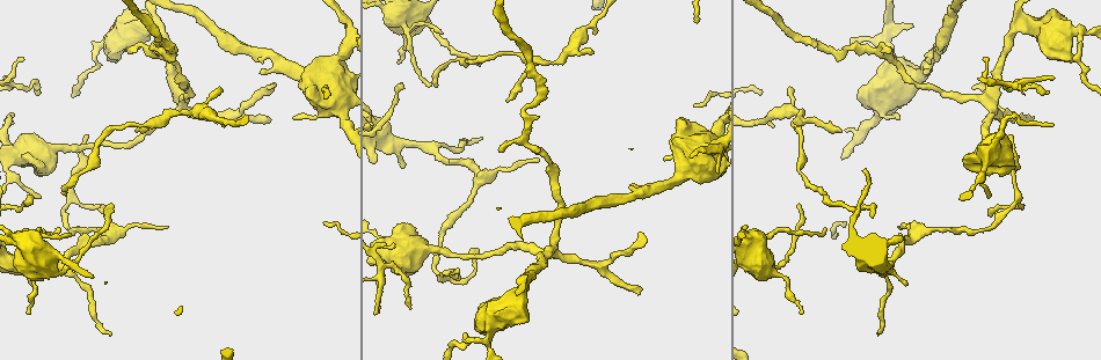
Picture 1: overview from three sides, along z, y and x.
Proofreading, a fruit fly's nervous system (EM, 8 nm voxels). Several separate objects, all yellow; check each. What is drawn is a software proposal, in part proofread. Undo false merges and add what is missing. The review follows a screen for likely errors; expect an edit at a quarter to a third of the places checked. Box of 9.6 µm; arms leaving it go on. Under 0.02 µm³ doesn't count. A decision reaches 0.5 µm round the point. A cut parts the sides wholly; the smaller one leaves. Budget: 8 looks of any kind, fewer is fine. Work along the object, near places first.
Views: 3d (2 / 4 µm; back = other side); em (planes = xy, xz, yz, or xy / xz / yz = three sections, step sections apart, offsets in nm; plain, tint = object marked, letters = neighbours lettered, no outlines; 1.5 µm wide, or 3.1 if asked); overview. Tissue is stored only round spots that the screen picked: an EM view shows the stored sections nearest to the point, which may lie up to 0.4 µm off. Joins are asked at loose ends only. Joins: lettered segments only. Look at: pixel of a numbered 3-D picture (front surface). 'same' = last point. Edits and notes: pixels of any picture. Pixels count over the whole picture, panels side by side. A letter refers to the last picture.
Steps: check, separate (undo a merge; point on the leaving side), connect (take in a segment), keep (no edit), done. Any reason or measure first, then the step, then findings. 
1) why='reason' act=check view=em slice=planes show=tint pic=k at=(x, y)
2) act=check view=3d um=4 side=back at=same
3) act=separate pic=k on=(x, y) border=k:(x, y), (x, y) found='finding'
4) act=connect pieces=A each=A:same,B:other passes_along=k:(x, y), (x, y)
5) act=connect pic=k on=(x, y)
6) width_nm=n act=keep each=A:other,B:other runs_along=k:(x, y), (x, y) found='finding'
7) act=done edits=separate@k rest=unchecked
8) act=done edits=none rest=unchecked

why='tapers out' act=check view=3d um=4 pic=1 at=(639, 234)

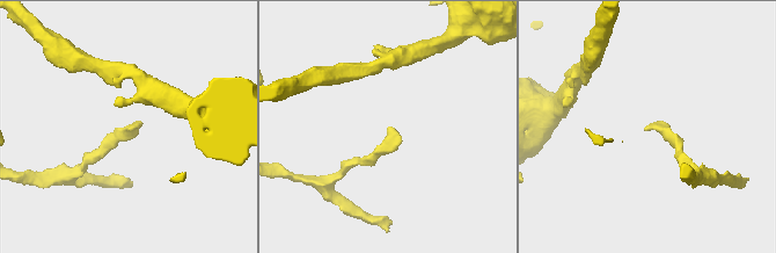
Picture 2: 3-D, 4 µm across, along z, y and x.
act=check view=em slice=planes show=letters pic=2 at=(125, 128)

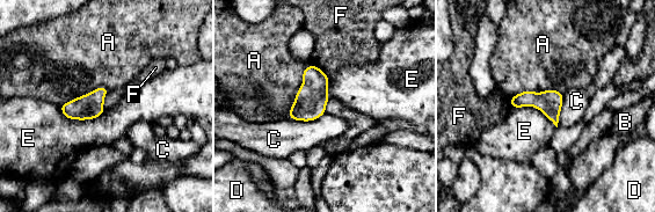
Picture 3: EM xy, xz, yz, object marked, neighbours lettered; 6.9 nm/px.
act=keep each=A:other,B:other,C:other,D:other,E:other,F:other found='no lettered segment goes on from it'

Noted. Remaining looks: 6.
why='branch stops here' act=check view=em slice=planes show=plain pic=1 at=(110, 334)

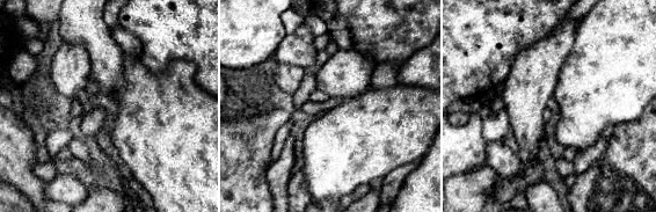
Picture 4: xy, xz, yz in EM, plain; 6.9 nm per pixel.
why='what lies round it' act=check view=em slice=planes show=letters at=same

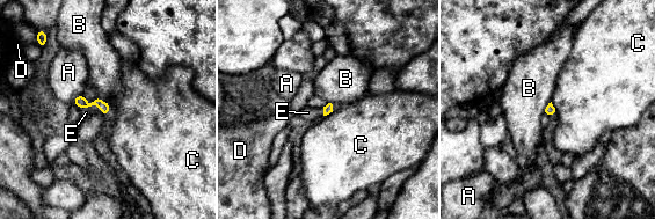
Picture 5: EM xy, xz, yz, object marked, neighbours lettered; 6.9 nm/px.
act=connect pic=5 on=(86, 112) each=A:other,B:other,C:other,D:other,E:same passes_along=5:(80, 101), (96, 104), (86, 112) found='the cell continues'

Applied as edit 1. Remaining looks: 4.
why='see it whole again' act=check view=overview

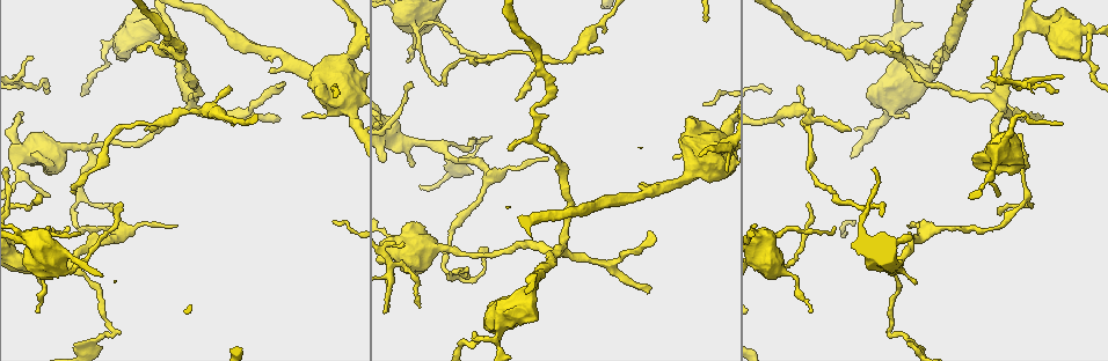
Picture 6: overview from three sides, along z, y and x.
why='tapers out' act=check view=3d um=2 pic=6 at=(436, 84)

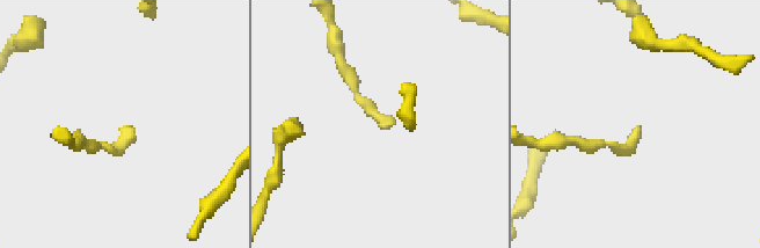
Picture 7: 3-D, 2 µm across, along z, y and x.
why='need the tissue' act=check view=em slice=xy step=4 show=letters pic=7 at=(122, 129)

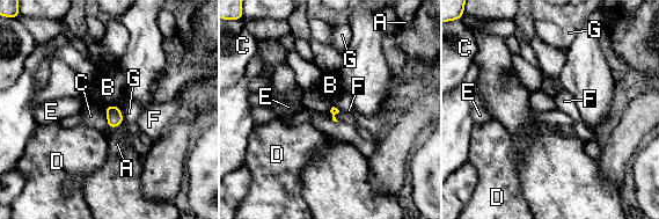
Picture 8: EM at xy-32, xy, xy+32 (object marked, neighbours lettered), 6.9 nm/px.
act=keep each=A:other,B:other,C:other,D:other,E:other,F:other,G:other found='none of them fits'

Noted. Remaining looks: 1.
act=done edits=connect@5 rest=unchecked

